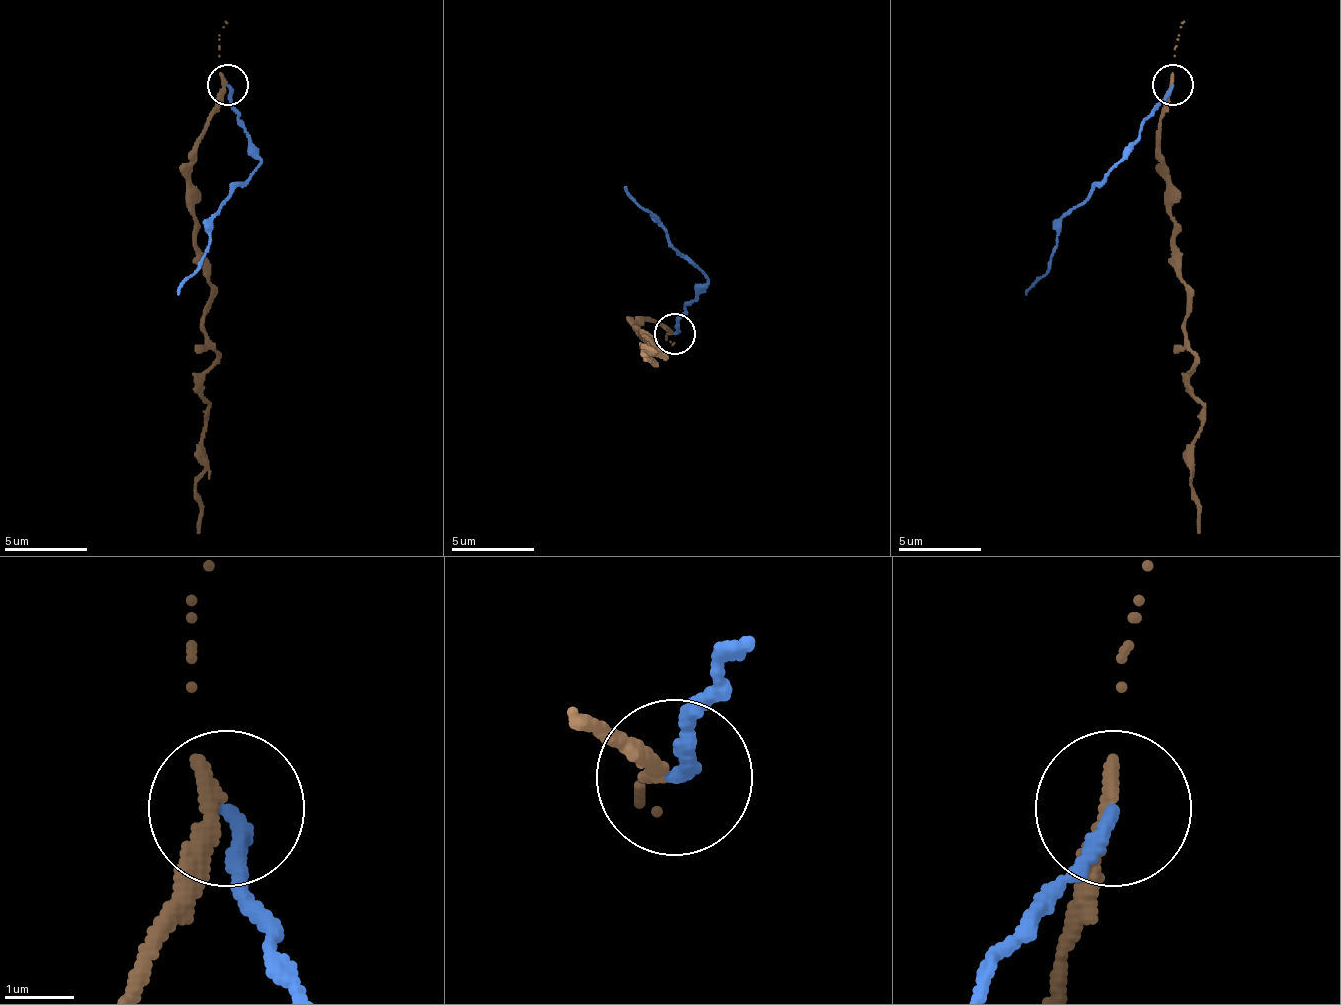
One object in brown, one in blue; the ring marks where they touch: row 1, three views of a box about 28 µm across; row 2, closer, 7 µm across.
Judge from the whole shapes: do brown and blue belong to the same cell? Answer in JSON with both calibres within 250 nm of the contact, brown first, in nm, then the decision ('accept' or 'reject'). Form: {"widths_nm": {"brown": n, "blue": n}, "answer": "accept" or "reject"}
{"widths_nm": {"brown": 260, "blue": 220}, "answer": "reject"}

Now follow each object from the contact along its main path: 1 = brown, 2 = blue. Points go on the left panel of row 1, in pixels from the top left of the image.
1: (228, 83), (191, 166), (195, 261), (212, 290), (203, 344), (216, 356), (203, 377), (208, 406), (195, 534)
2: (228, 83), (232, 112), (261, 162), (208, 220), (203, 265), (179, 294)

